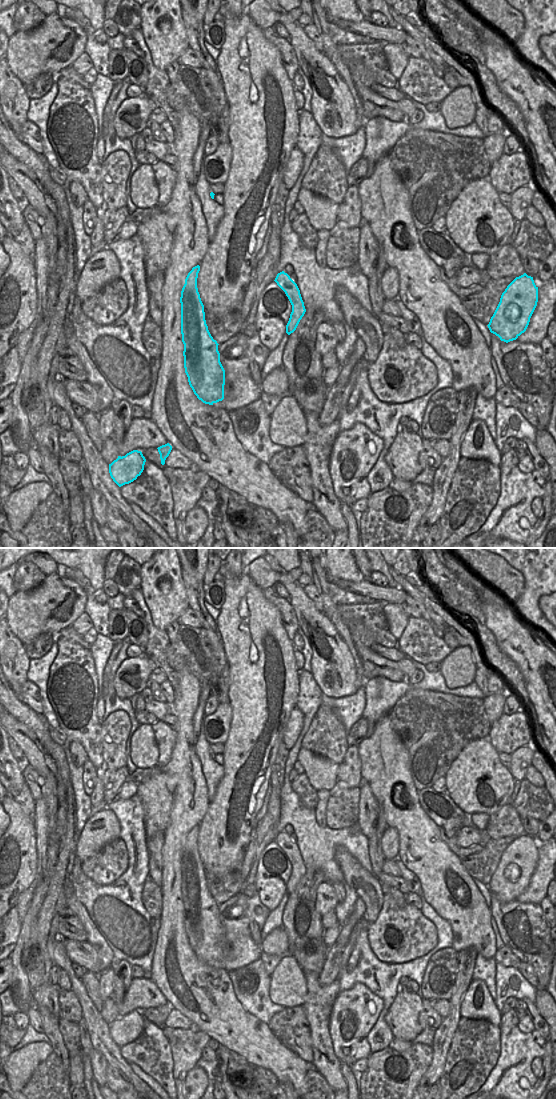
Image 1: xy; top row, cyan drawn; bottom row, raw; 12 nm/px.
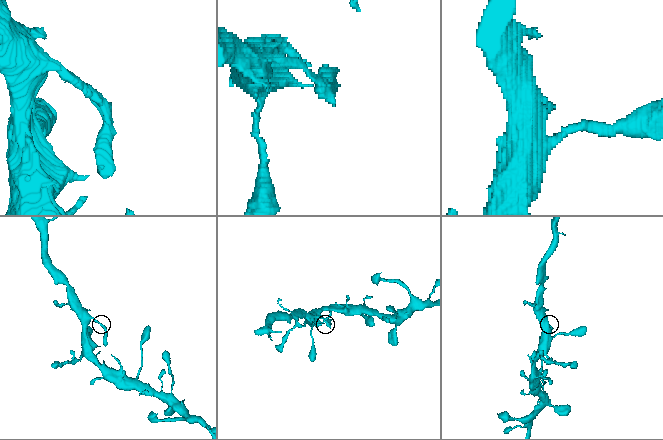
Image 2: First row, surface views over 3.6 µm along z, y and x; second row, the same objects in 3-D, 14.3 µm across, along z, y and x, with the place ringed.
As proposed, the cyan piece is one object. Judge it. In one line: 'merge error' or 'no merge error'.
merge error

